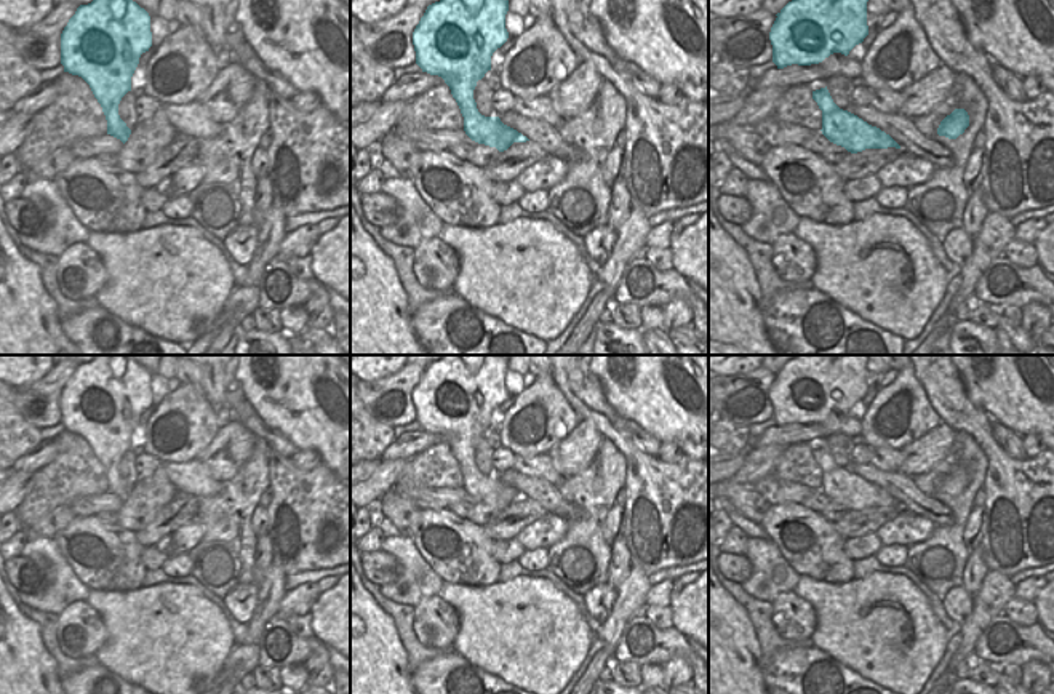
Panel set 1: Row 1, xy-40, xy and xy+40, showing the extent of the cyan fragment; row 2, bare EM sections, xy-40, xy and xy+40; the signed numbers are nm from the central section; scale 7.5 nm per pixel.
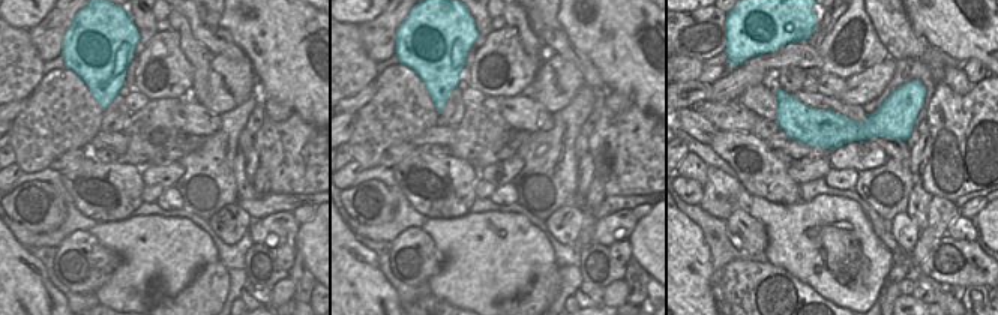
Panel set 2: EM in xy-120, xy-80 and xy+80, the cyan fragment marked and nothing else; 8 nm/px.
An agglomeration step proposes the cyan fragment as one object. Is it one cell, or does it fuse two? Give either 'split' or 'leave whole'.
leave whole

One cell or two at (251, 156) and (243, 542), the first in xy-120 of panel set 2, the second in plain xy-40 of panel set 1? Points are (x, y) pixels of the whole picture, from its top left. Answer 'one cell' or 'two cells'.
two cells

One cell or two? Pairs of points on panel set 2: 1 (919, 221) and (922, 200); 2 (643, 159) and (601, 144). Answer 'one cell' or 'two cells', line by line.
1: one cell
2: one cell

